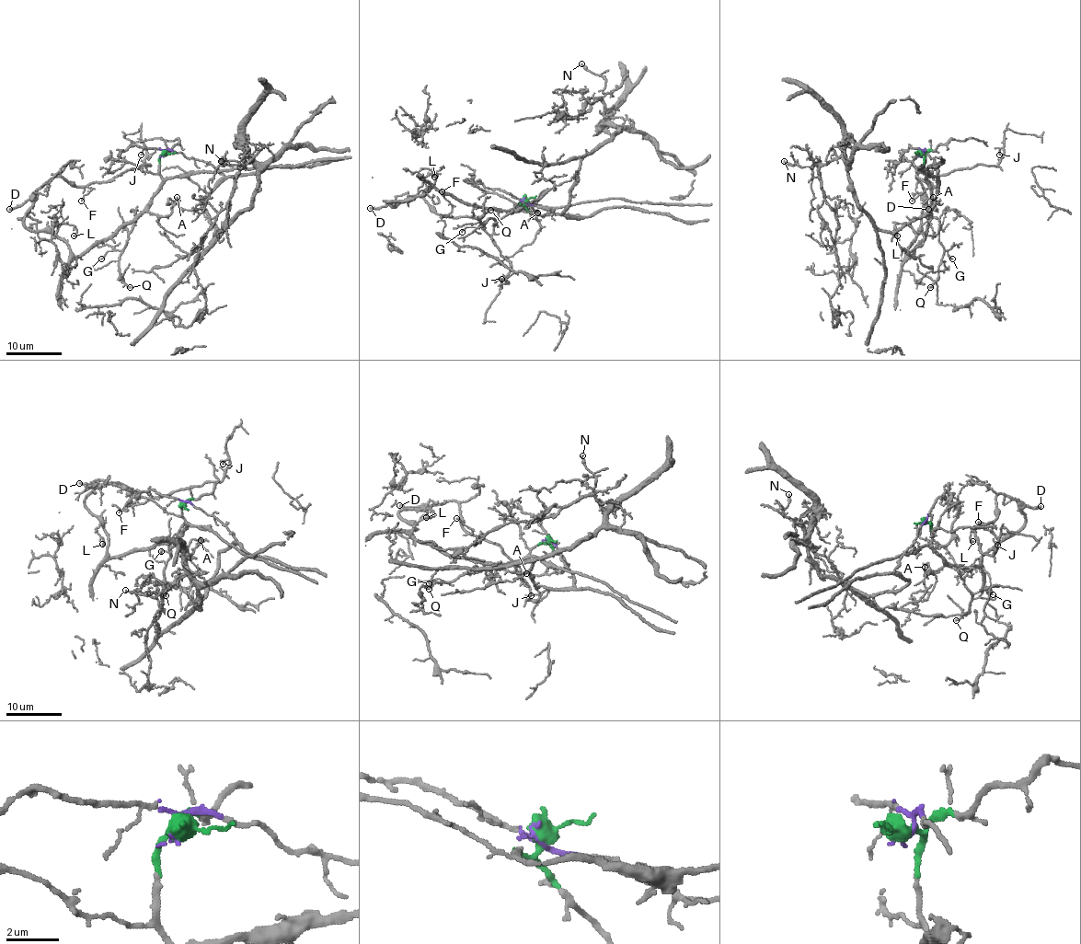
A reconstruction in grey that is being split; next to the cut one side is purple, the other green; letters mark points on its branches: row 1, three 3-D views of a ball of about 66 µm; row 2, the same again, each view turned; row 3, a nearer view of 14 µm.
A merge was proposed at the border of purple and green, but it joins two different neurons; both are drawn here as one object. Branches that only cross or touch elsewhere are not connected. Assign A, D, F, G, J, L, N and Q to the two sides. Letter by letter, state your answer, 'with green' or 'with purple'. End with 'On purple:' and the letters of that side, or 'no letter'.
A: with green
D: with green
F: with green
G: with green
J: with green
L: with green
N: with purple
Q: with green
On purple: N

